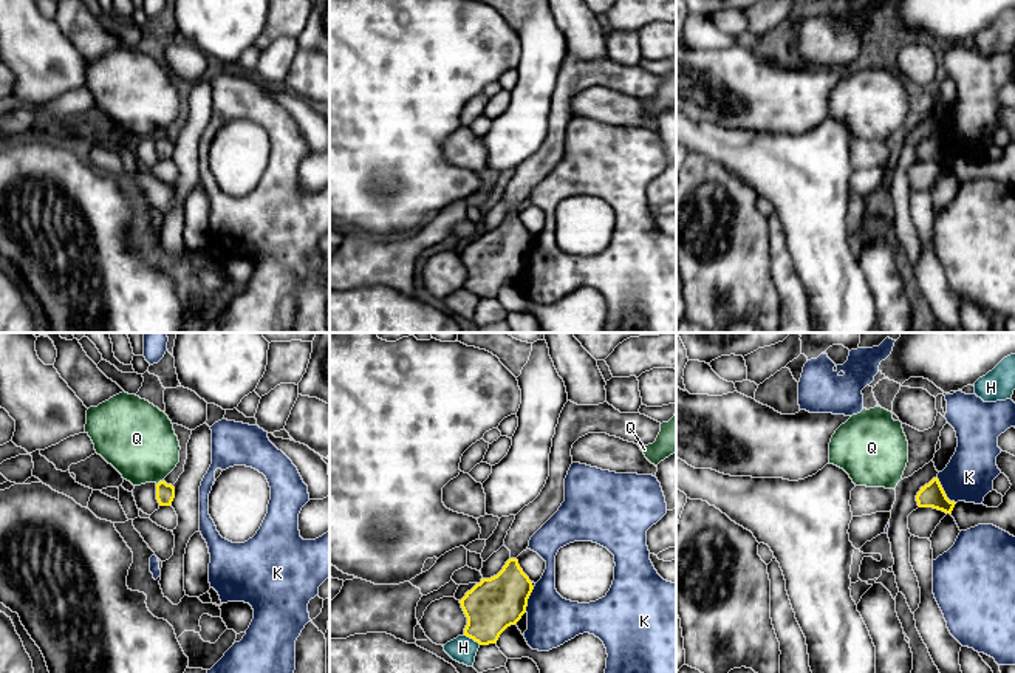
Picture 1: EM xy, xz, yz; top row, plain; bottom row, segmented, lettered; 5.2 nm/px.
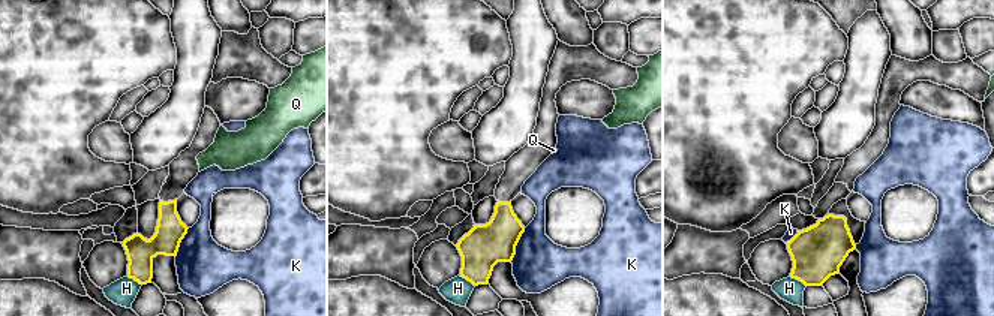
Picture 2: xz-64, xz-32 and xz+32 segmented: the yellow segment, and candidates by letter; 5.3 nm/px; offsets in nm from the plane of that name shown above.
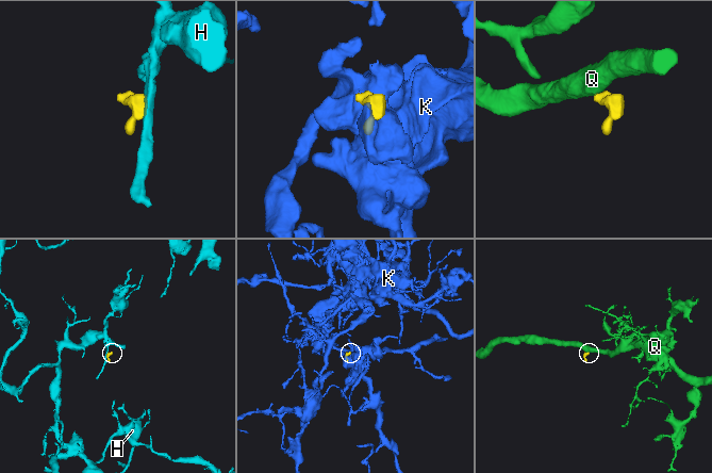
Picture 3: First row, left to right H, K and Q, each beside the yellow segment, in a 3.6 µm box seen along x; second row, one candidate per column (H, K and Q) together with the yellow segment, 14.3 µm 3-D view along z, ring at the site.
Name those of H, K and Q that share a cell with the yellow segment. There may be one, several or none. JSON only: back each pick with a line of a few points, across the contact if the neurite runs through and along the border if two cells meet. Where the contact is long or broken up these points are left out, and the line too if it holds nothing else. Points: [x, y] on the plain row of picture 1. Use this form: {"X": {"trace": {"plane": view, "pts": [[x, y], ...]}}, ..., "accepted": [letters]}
{"accepted": []}

